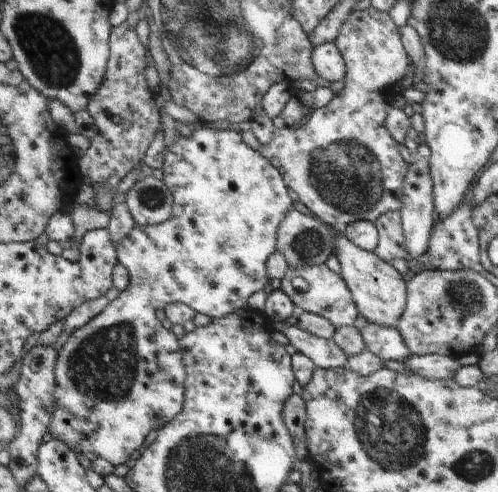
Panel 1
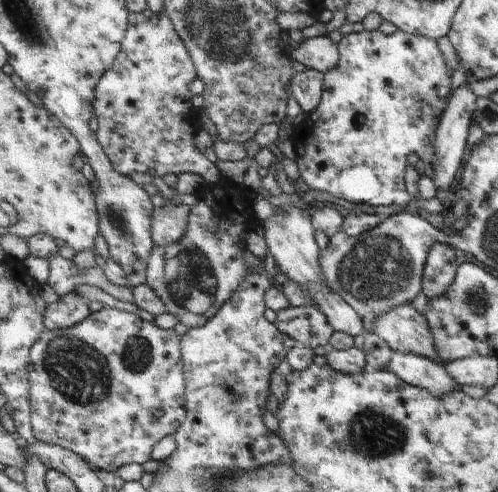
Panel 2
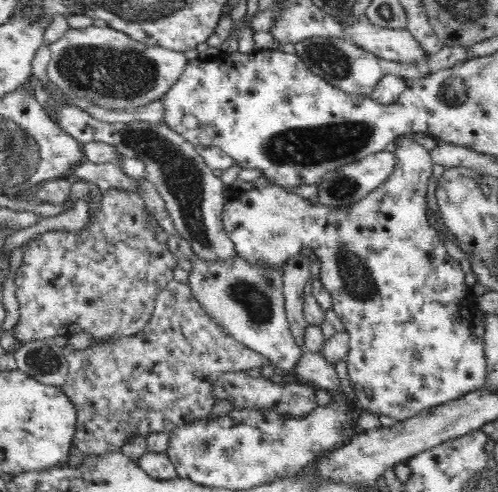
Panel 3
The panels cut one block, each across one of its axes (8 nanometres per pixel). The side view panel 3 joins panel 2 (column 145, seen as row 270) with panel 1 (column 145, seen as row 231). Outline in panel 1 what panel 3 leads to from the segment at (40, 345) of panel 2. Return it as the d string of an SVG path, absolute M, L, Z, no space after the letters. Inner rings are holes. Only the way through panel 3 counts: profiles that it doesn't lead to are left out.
M201 126L201 130L191 132L191 136L183 138L179 136L175 140L173 146L169 146L165 150L165 162L163 162L163 174L165 174L165 182L169 184L169 188L173 190L175 196L175 206L173 206L173 218L165 224L159 226L135 226L135 230L131 230L131 234L121 240L117 244L117 252L119 252L119 264L123 264L129 274L131 274L131 286L129 290L125 290L115 302L109 302L109 306L95 316L87 326L75 330L67 344L59 350L59 360L57 360L57 388L55 388L55 400L57 400L57 412L55 418L49 424L49 434L53 434L53 438L67 442L73 450L81 450L91 462L95 458L105 458L111 464L125 464L131 466L131 454L135 450L143 450L143 442L147 438L147 434L151 430L161 430L167 424L171 424L183 410L185 410L185 396L187 396L187 366L185 366L185 354L181 348L181 342L175 338L175 334L171 334L169 330L165 330L165 326L159 322L157 318L157 310L165 310L171 304L189 304L193 306L197 312L205 312L207 316L215 318L227 318L231 314L237 314L239 310L247 310L249 306L249 298L261 290L265 290L271 284L271 276L269 276L269 258L277 252L277 234L279 228L283 224L283 220L287 218L287 214L295 208L295 202L291 200L289 194L289 186L285 182L285 176L281 174L281 170L277 170L277 166L273 166L273 162L269 162L259 150L253 150L245 144L241 132L235 130L213 130L209 126Z

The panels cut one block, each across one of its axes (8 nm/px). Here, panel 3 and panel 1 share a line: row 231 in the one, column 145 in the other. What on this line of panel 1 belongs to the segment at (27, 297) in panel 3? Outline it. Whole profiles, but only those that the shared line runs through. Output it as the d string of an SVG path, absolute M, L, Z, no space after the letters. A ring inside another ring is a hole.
M125 22L119 28L113 28L111 50L109 72L87 108L99 134L91 138L91 146L81 158L81 172L93 182L93 186L109 186L115 190L133 168L141 166L149 144L161 128L161 110L155 100L157 94L151 94L145 80L147 50L139 42L133 26Z

